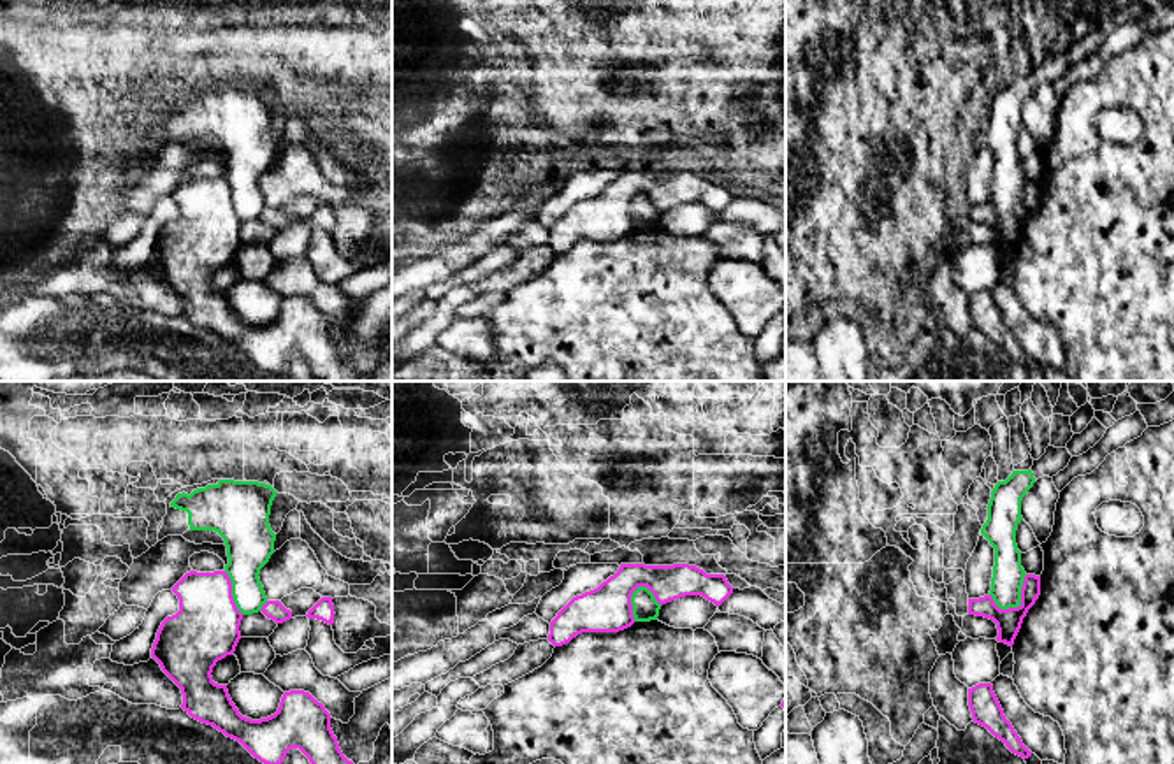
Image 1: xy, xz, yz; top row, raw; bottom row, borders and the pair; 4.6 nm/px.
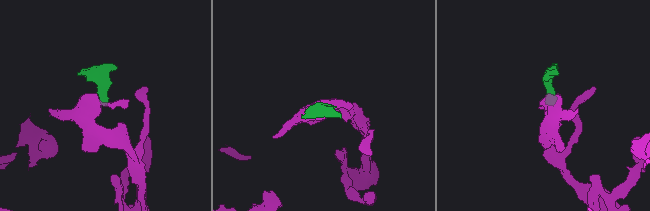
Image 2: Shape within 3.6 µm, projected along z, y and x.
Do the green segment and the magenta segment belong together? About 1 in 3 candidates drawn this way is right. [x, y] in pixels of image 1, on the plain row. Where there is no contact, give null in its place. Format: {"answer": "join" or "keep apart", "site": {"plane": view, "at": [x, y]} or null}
{"answer": "keep apart", "site": {"plane": "yz", "at": [1020, 206]}}

